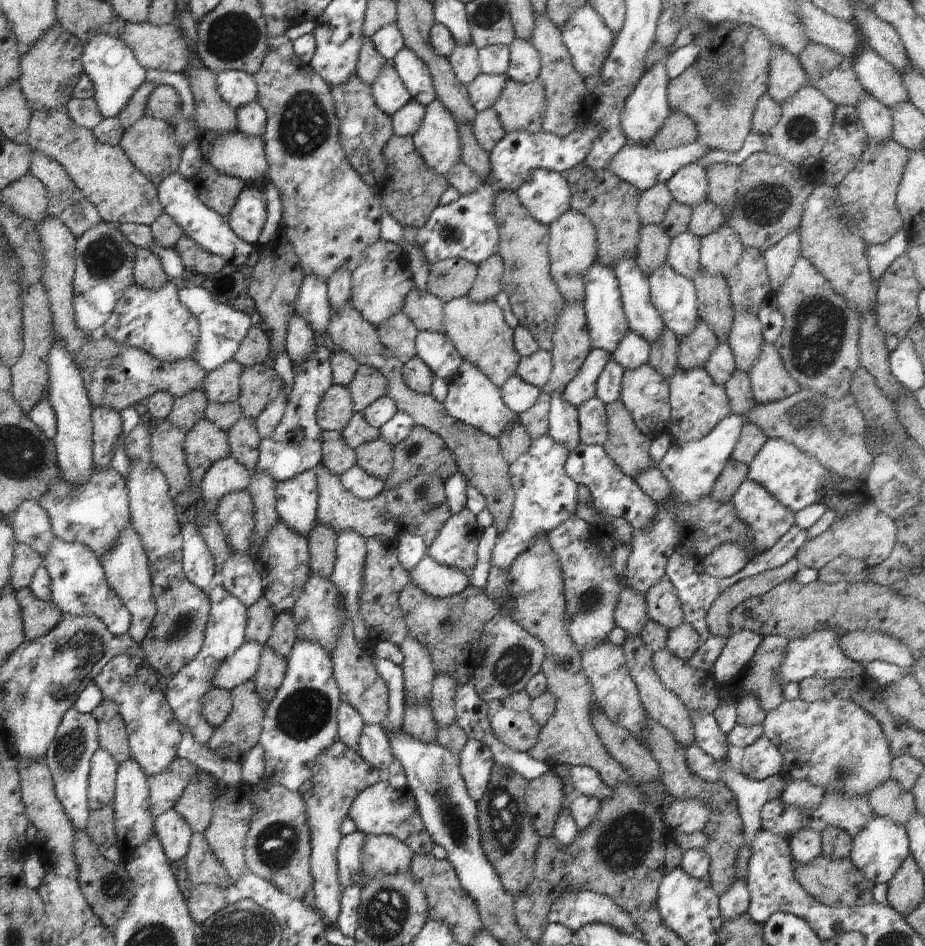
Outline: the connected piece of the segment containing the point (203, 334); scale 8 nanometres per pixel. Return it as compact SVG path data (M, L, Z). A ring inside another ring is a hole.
M176 283L179 302L198 322L198 341L191 358L198 366L201 366L204 372L212 372L234 357L242 340L252 327L251 317L244 312L228 307L228 304L214 301L204 288L194 286L183 288L179 284Z

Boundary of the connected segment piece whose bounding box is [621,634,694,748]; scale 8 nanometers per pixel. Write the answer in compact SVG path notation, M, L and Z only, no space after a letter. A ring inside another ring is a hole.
M627 634L623 649L628 671L634 684L639 691L640 701L648 716L652 716L653 720L658 720L664 728L674 736L674 739L680 746L688 748L694 743L694 730L692 730L692 722L690 722L689 709L686 708L684 702L672 690L668 690L662 680L656 674L653 668L653 654L648 651L646 644L640 636L630 636Z

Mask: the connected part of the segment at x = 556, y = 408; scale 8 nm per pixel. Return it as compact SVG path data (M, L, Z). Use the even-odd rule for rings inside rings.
M563 391L550 394L550 409L548 412L549 430L547 436L552 440L566 446L568 453L572 452L578 444L579 423L577 420L576 406L572 406L564 400Z

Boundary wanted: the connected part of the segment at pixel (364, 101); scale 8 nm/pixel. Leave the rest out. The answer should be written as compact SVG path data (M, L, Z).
M352 74L344 84L332 86L331 93L335 114L340 124L339 137L343 140L341 146L348 164L360 174L365 184L372 188L380 186L384 182L384 170L386 170L382 152L393 136L391 117L380 111L372 98L371 86L356 74Z

